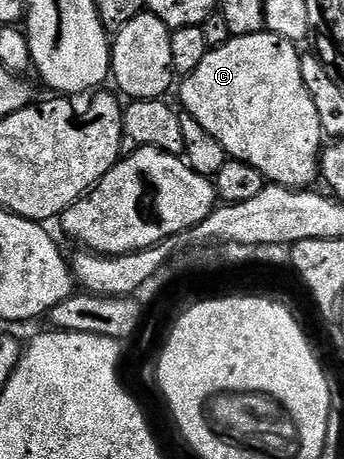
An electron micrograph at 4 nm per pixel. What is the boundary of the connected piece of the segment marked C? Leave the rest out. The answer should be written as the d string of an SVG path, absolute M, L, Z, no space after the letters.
M263 29L257 35L236 35L231 37L228 42L219 47L211 47L209 53L204 57L204 61L200 61L200 65L196 65L196 69L191 75L185 76L181 80L182 83L182 103L185 114L191 115L196 121L200 121L200 125L204 125L204 129L208 129L208 133L212 133L212 137L216 137L216 141L220 141L220 145L224 145L227 156L232 159L239 159L248 165L252 165L252 169L260 169L260 173L271 184L280 187L292 187L295 189L306 189L311 186L310 183L320 175L320 160L324 150L324 132L320 125L320 113L316 113L316 101L312 101L312 93L308 93L308 85L304 85L304 73L302 72L302 55L299 48L295 44L289 43L284 37L272 35L269 31Z

